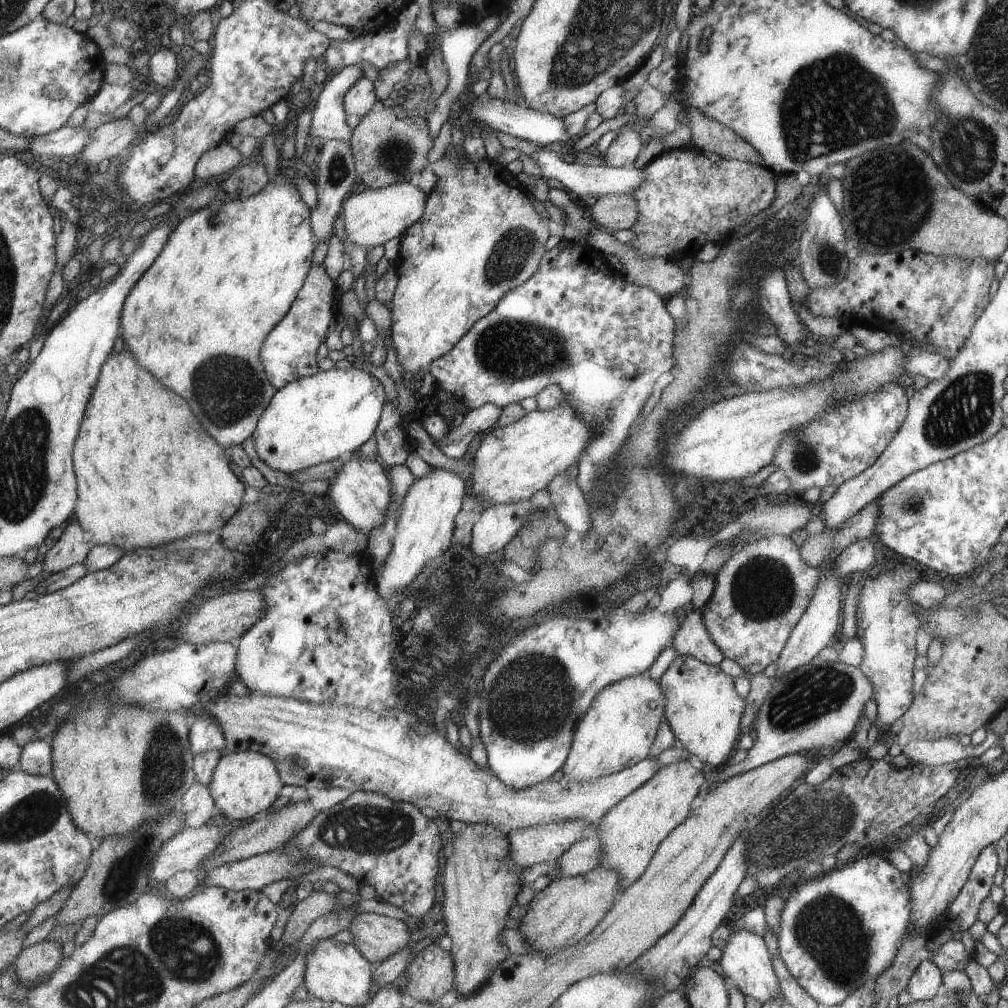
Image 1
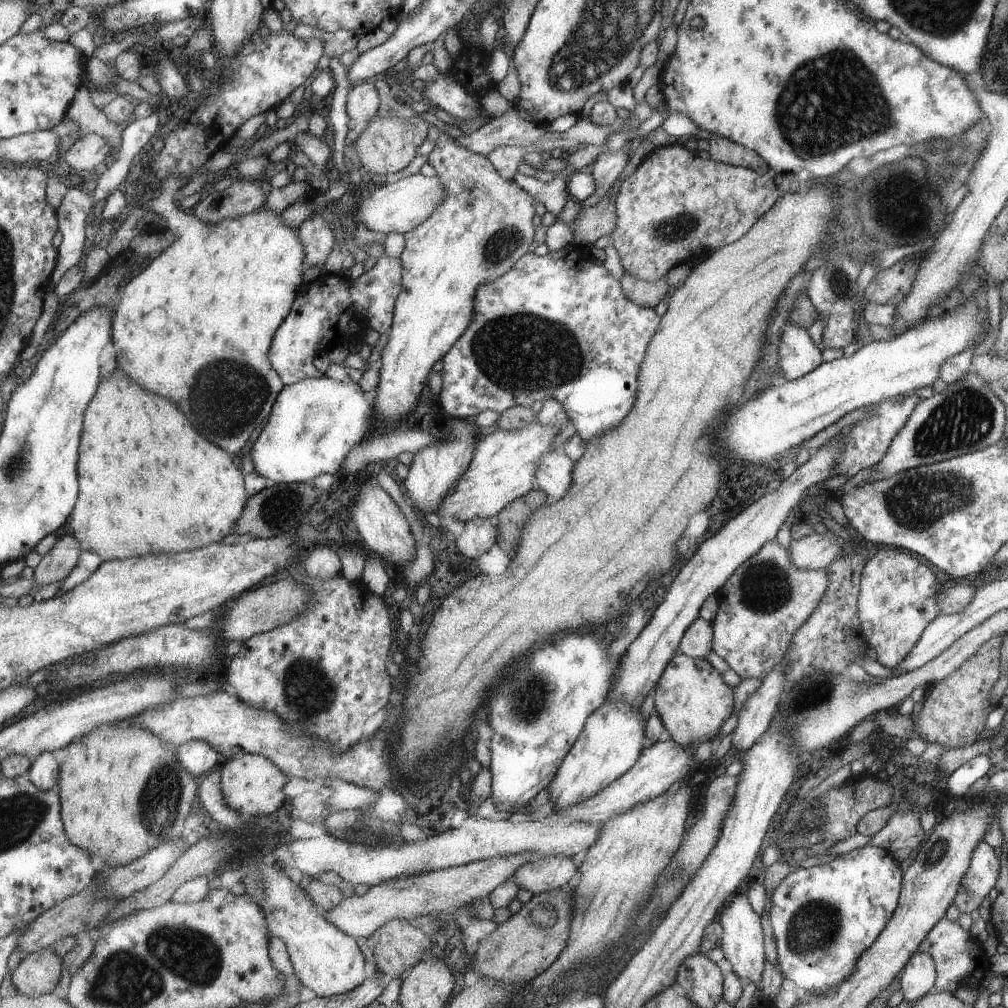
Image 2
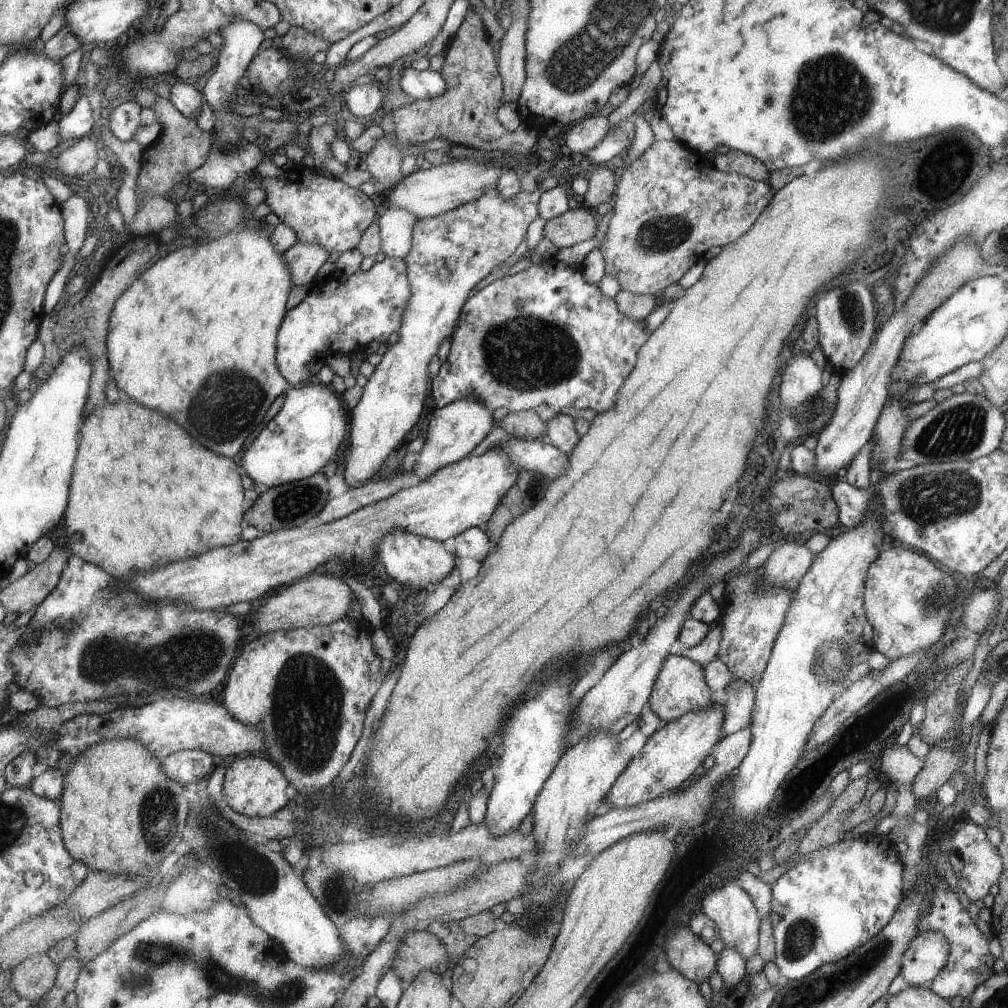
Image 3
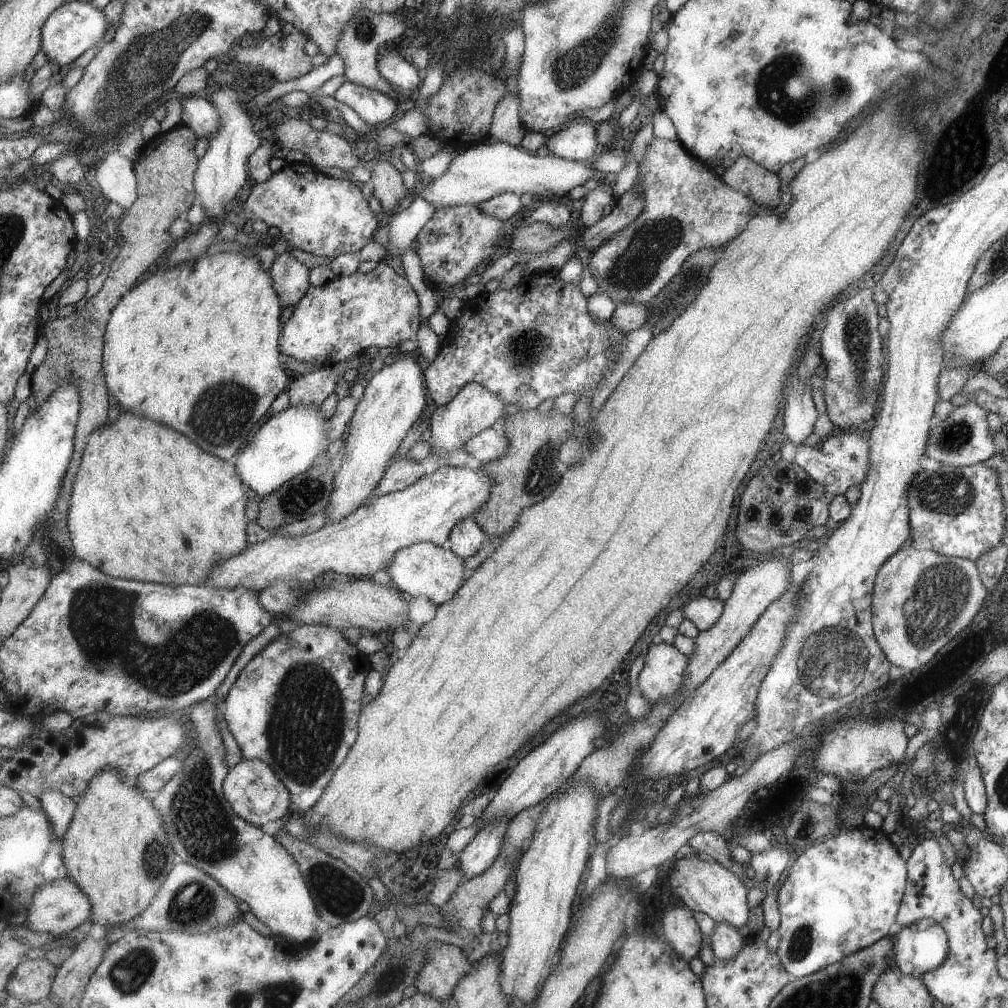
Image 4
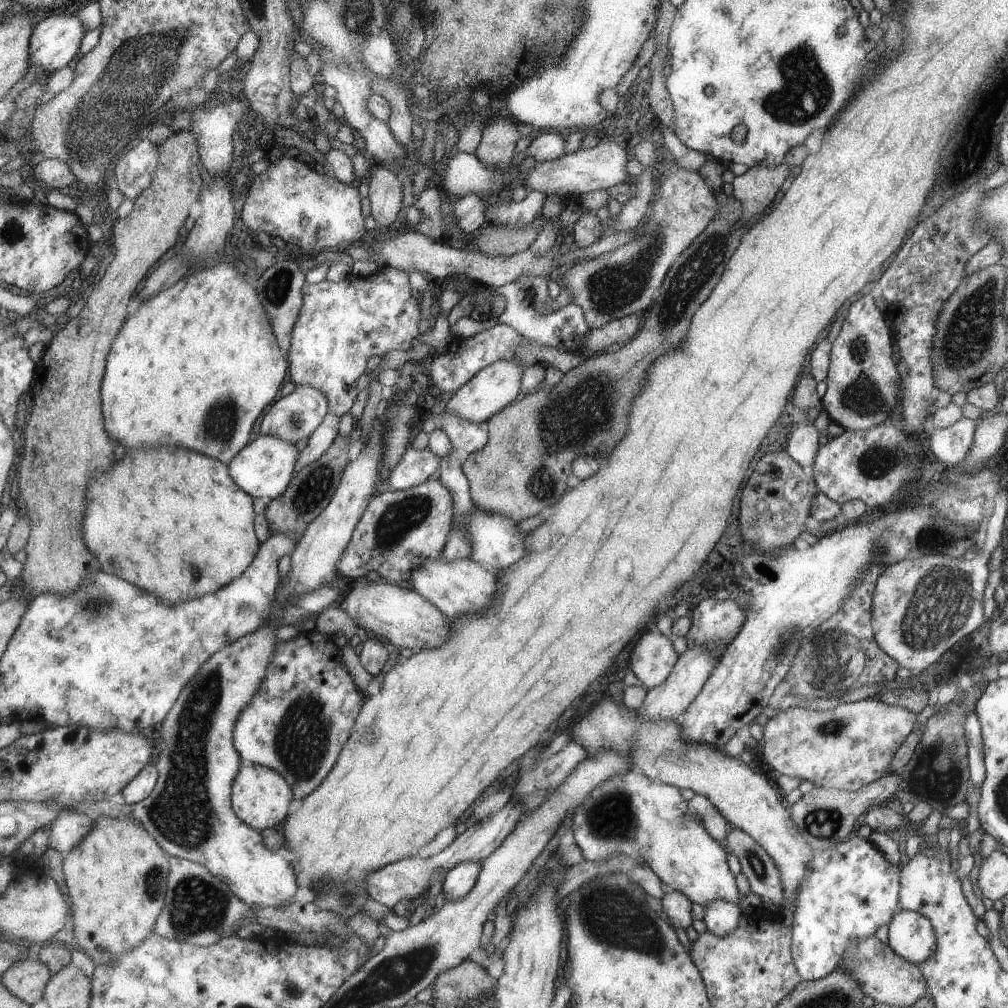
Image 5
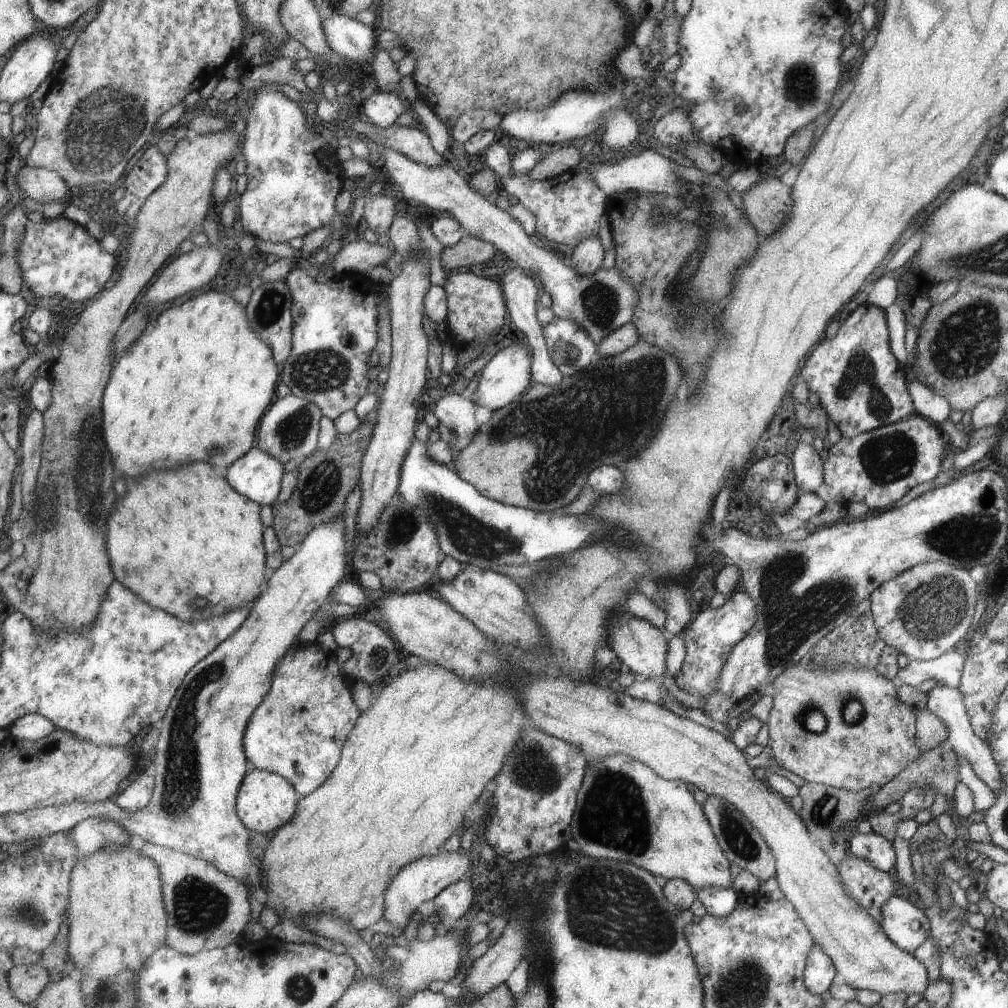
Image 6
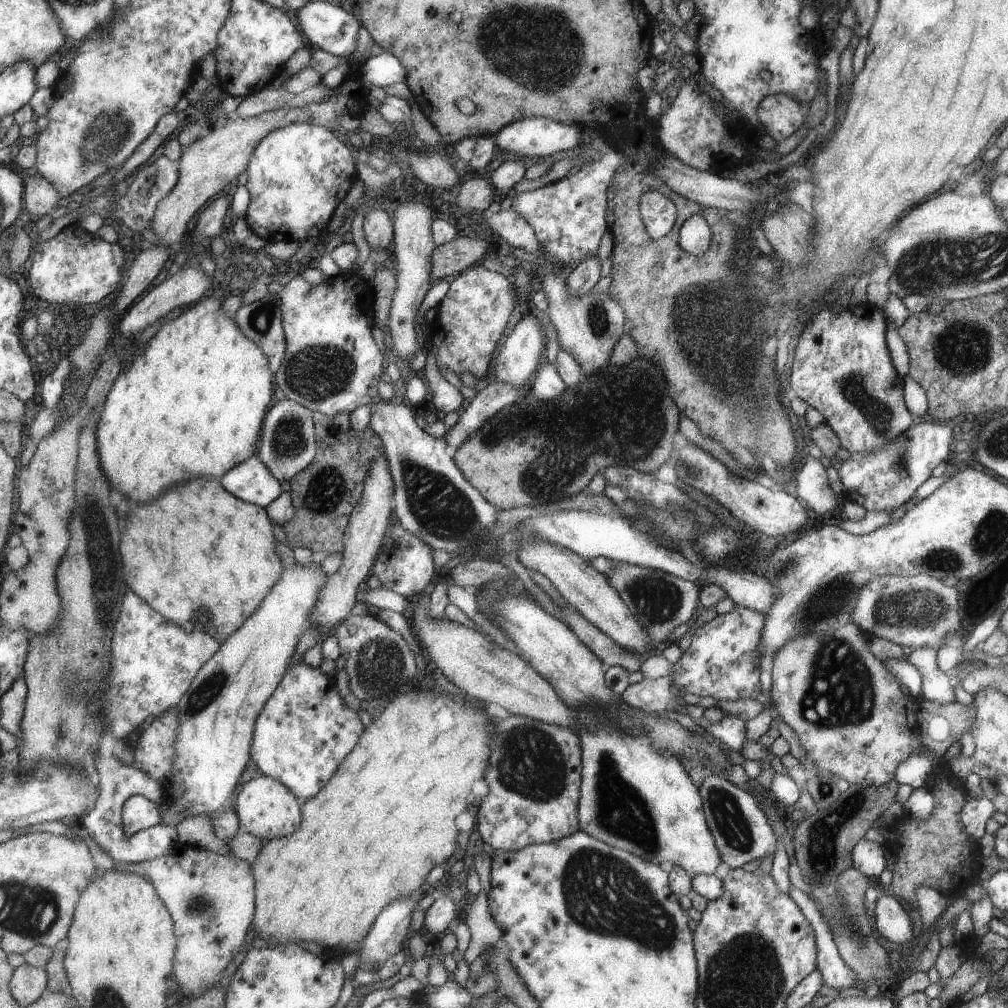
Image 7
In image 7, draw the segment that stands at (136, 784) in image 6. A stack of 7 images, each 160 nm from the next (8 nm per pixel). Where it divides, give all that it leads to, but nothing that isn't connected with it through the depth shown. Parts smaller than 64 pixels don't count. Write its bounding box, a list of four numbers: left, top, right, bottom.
[122,793,162,836]

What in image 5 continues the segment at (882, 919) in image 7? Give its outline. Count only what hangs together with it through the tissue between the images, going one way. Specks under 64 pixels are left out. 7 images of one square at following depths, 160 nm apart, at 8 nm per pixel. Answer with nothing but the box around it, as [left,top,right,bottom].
[887,910,936,965]

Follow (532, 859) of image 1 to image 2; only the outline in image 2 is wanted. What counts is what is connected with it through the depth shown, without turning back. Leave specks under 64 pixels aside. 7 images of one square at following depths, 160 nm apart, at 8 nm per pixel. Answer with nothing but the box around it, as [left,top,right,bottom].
[325,852,535,938]

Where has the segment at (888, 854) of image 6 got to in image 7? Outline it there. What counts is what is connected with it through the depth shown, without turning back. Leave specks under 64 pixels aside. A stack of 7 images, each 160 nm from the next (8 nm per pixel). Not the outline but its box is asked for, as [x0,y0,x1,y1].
[849,837,885,881]

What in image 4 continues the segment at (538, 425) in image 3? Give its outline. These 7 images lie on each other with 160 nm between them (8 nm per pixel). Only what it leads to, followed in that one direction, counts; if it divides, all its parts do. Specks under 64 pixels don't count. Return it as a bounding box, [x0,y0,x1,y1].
[474,405,571,539]

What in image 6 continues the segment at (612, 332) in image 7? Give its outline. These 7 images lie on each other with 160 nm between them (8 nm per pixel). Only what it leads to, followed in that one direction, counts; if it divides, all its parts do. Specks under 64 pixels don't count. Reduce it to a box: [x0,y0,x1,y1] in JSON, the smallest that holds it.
[379,149,638,346]

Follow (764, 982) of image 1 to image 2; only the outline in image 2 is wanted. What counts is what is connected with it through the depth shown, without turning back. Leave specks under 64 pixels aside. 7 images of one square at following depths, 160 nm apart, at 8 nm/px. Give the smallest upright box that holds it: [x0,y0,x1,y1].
[717,894,766,986]

